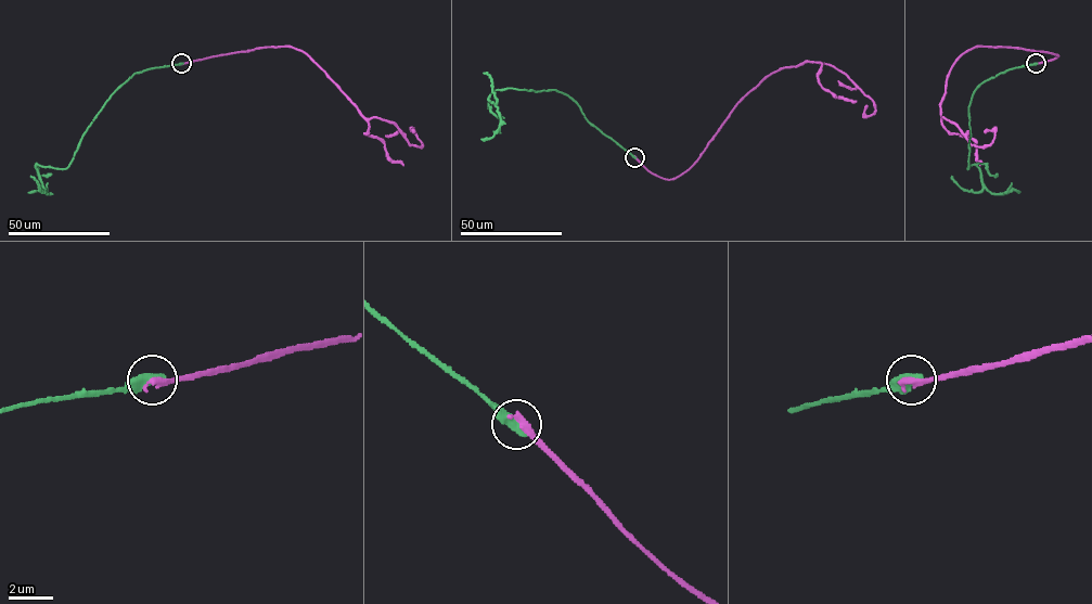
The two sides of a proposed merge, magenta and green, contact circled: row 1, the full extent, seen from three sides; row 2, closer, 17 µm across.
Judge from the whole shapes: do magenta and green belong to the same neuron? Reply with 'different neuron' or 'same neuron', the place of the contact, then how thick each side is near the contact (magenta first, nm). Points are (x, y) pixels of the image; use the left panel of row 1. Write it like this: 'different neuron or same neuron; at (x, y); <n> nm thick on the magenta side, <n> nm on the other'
different neuron; at (181, 63); 360 nm thick on the magenta side, 600 nm on the other

